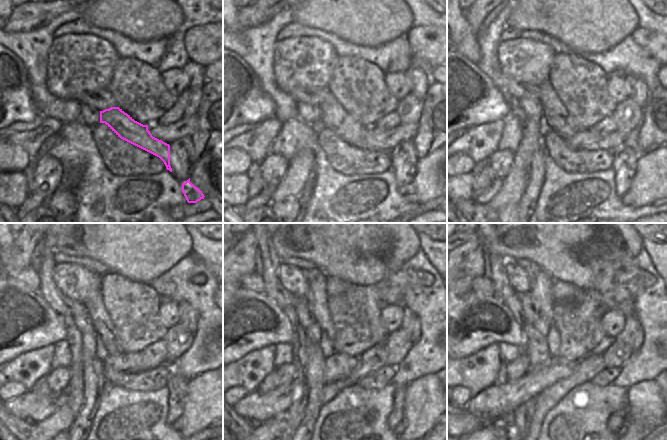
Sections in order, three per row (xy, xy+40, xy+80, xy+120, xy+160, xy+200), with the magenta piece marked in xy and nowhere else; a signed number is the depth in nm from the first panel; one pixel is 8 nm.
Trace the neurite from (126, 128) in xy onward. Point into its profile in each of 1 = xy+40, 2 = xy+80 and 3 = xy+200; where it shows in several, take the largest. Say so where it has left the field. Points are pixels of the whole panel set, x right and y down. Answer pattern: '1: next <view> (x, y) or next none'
1: next xy+40 (334, 116)
2: next xy+80 (557, 117)
3: next xy+200 (541, 283)

